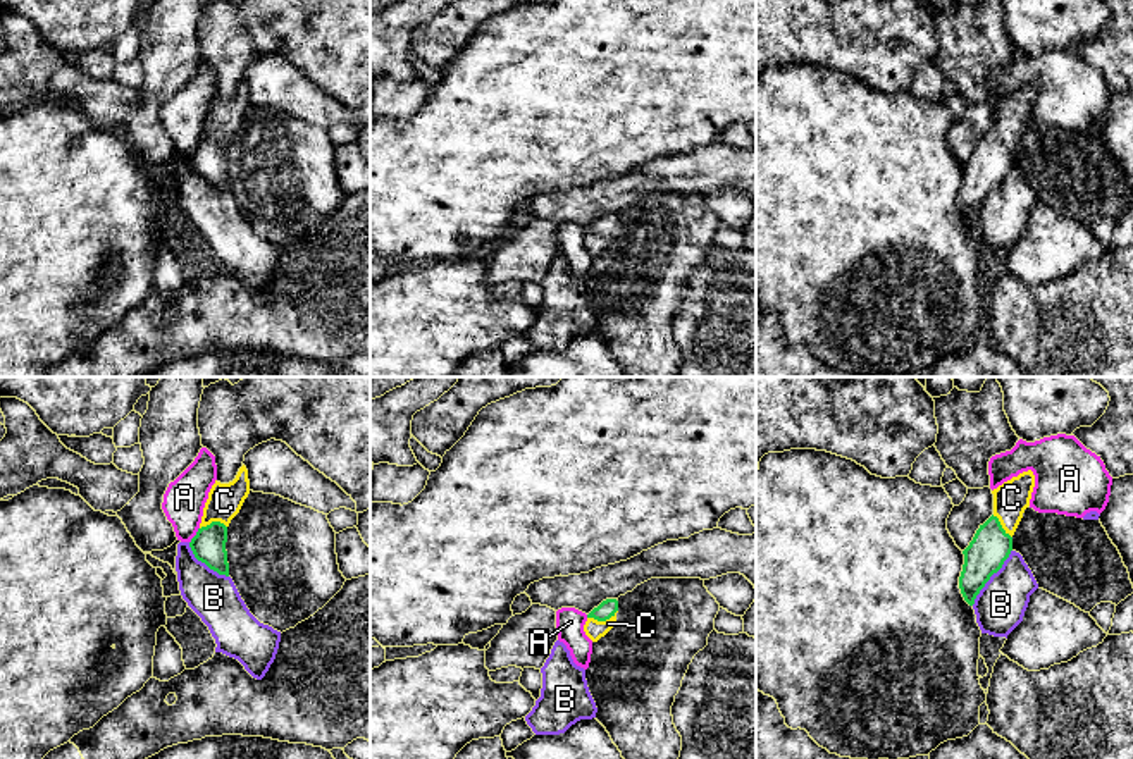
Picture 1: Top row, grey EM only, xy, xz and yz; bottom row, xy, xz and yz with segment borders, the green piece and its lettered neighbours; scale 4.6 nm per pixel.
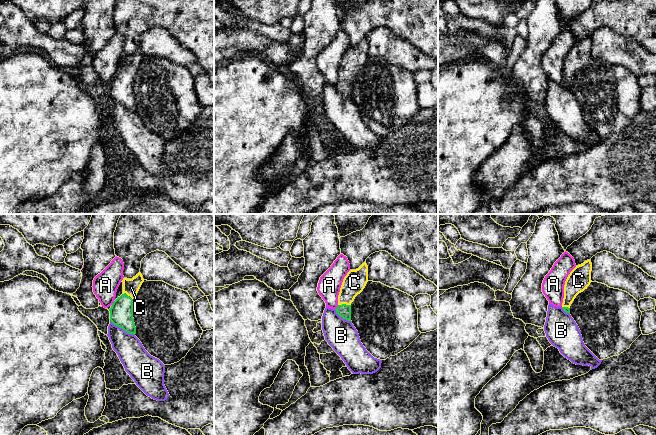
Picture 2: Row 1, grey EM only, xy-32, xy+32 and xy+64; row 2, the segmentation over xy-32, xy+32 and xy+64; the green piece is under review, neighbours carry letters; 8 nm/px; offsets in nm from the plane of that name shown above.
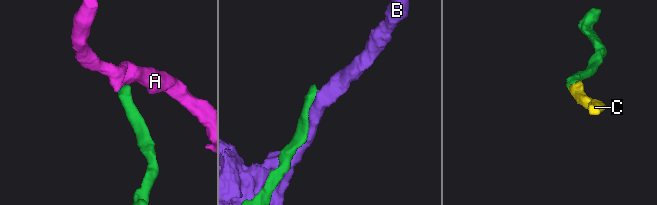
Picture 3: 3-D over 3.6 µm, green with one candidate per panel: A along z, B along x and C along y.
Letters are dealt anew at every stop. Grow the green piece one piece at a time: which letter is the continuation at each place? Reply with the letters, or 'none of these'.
C

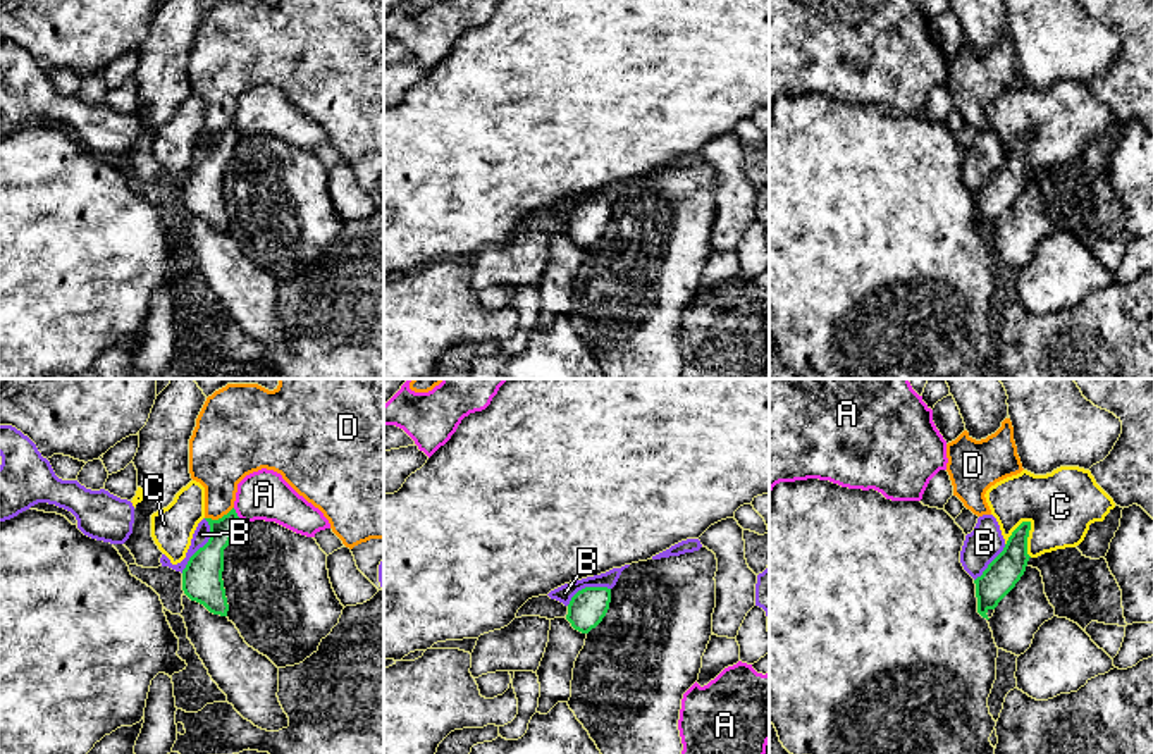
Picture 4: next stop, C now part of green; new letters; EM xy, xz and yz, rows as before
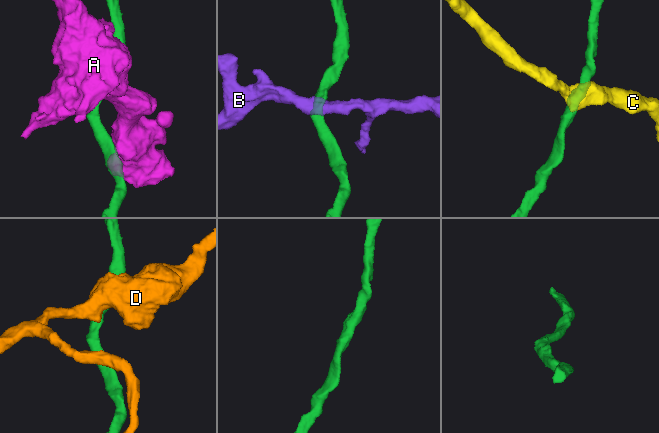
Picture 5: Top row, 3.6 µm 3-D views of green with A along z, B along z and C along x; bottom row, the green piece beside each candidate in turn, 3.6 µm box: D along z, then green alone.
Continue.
none of these

